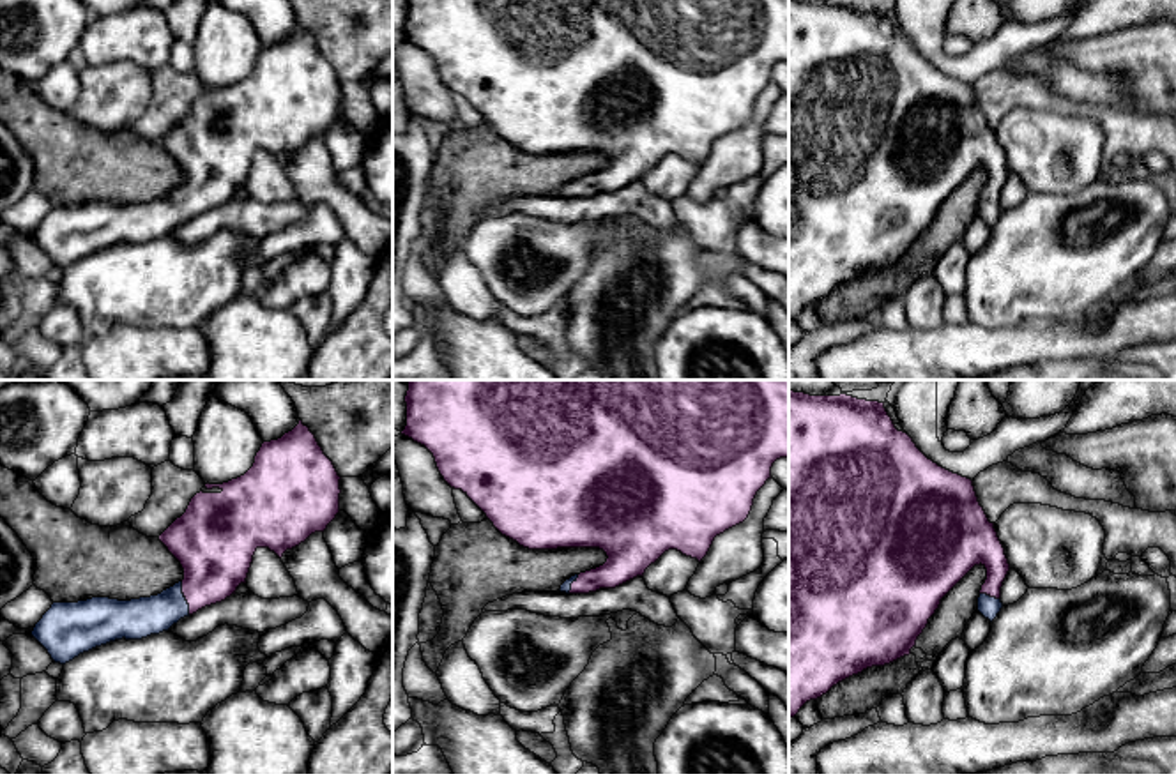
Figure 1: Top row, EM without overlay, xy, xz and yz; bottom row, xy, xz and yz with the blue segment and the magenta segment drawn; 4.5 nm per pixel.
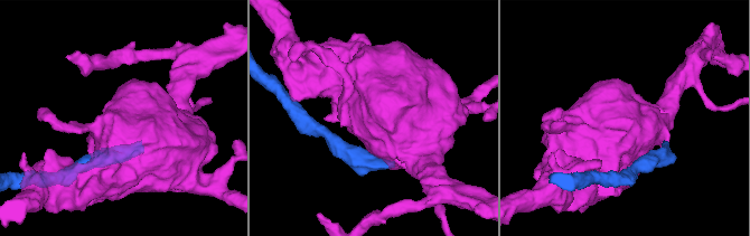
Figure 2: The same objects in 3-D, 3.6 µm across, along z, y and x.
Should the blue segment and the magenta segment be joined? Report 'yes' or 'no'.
yes

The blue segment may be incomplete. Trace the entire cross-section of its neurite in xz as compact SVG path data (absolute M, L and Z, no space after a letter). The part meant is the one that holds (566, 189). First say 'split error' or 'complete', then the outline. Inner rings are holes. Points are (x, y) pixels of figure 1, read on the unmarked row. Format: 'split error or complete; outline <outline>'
split error; outline M405 0L407 30L401 39L424 49L435 62L444 85L462 94L506 141L529 154L599 152L607 166L571 180L561 189L566 198L589 198L615 193L654 168L665 156L677 154L699 166L716 140L743 127L757 95L771 83L771 71L789 62L789 0Z

